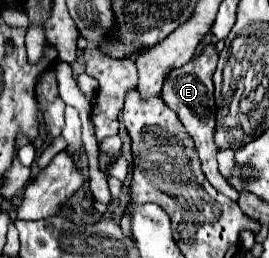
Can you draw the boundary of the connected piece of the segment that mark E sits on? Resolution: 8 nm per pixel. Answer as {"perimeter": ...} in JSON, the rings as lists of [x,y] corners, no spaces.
{"perimeter":[[[209,42],[207,46],[203,46],[203,50],[201,50],[199,56],[195,56],[193,60],[189,60],[187,64],[183,64],[181,68],[171,70],[165,76],[165,84],[163,84],[163,90],[161,90],[161,98],[163,98],[163,102],[171,110],[177,112],[177,116],[183,122],[185,130],[195,140],[195,148],[197,148],[199,158],[201,158],[201,168],[203,168],[207,180],[211,180],[211,184],[219,192],[223,192],[231,200],[237,200],[239,198],[239,192],[235,192],[235,188],[217,170],[217,158],[215,158],[217,148],[215,148],[215,144],[211,140],[213,130],[215,130],[215,102],[213,102],[213,80],[211,80],[211,76],[215,72],[217,60],[219,60],[219,54],[215,50],[215,44]]]}

